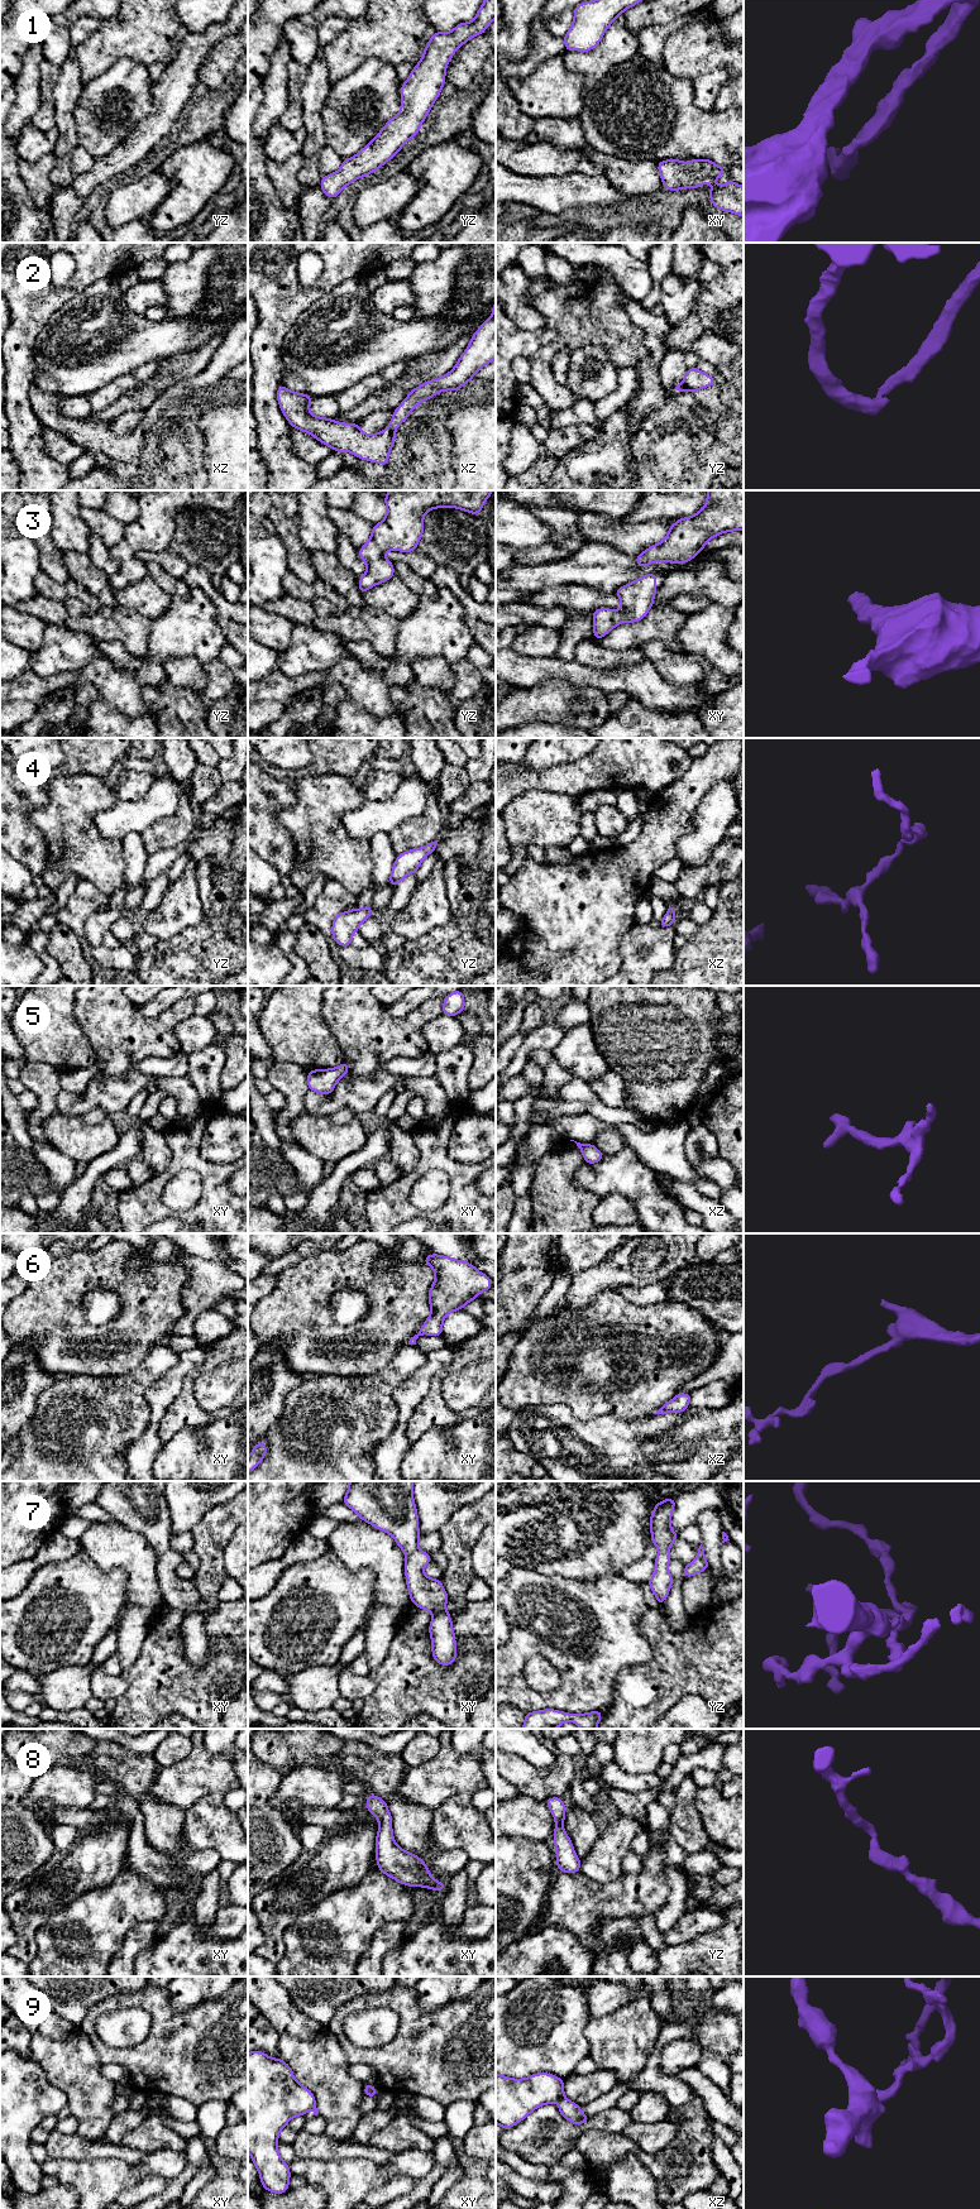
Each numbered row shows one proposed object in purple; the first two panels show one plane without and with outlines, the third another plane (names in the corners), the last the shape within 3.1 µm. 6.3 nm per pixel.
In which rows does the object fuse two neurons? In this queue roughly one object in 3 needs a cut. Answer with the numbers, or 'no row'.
9

